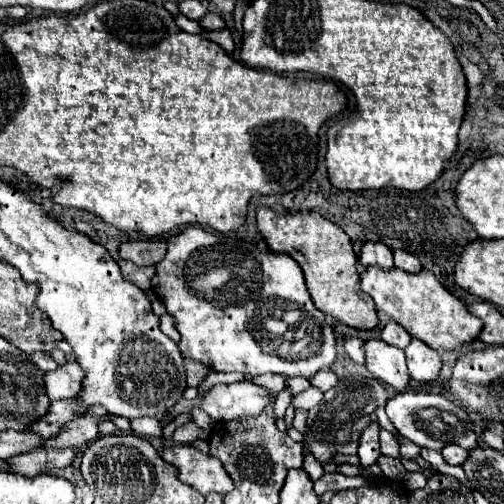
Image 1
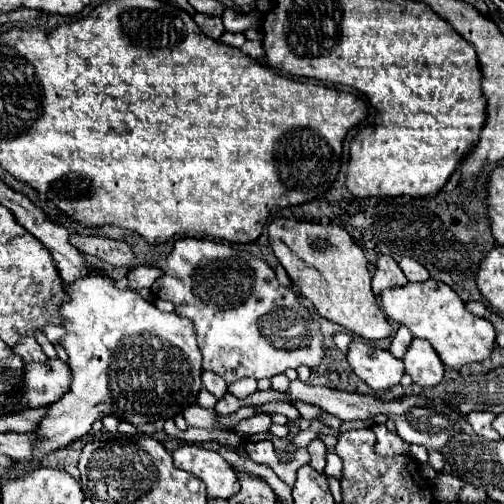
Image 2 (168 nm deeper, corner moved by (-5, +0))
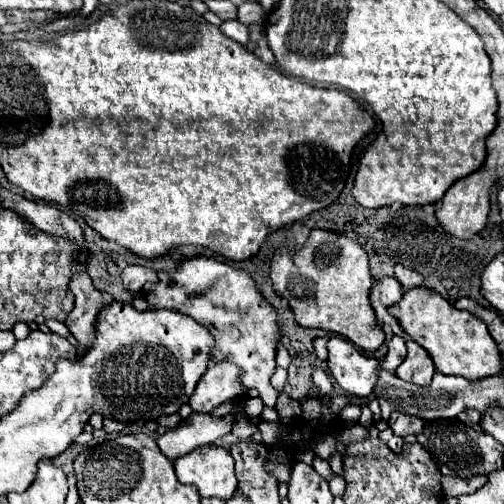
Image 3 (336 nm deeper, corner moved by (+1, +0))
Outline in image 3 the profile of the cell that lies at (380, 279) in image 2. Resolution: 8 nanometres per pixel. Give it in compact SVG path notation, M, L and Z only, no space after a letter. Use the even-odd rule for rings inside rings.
M383 276L383 278L377 280L375 286L371 288L371 296L369 296L369 298L371 298L371 306L373 306L375 314L377 314L379 324L389 324L395 334L401 334L401 336L403 336L401 326L399 326L397 320L387 312L389 306L393 306L395 302L399 302L401 294L403 294L401 284L399 284L393 276Z

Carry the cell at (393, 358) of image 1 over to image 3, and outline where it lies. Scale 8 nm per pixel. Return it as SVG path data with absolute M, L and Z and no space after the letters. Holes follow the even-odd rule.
M331 336L327 348L327 368L337 384L355 396L369 396L379 380L379 360L365 356L341 336Z

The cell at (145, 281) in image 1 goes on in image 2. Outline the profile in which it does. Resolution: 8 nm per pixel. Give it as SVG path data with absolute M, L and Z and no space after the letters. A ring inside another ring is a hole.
M137 266L127 274L129 288L139 290L139 288L151 288L151 284L163 274L163 270L157 270L157 266Z

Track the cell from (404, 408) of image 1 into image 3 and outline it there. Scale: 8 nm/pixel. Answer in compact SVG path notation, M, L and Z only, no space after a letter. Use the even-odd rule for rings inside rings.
M393 412L389 418L389 428L395 436L407 436L407 434L421 434L425 430L425 420L417 416L409 416L403 412Z

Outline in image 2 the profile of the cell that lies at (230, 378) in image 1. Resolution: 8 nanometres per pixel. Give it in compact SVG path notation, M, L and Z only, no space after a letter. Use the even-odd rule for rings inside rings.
M249 377L241 378L241 380L233 382L233 386L229 386L229 392L231 392L235 398L243 400L251 396L253 392L257 392L257 380Z

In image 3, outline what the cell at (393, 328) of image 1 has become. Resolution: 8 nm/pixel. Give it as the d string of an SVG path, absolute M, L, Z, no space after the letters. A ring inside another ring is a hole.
M393 336L387 346L389 346L389 352L381 360L381 368L387 370L389 374L393 374L397 370L397 366L405 360L405 336Z

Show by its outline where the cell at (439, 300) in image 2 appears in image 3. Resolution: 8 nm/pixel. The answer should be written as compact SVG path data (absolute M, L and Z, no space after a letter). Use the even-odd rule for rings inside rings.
M411 288L403 298L389 308L403 332L429 350L435 368L441 374L455 374L467 380L479 380L501 370L501 352L493 342L487 326L471 312L457 310L439 292L429 288Z

